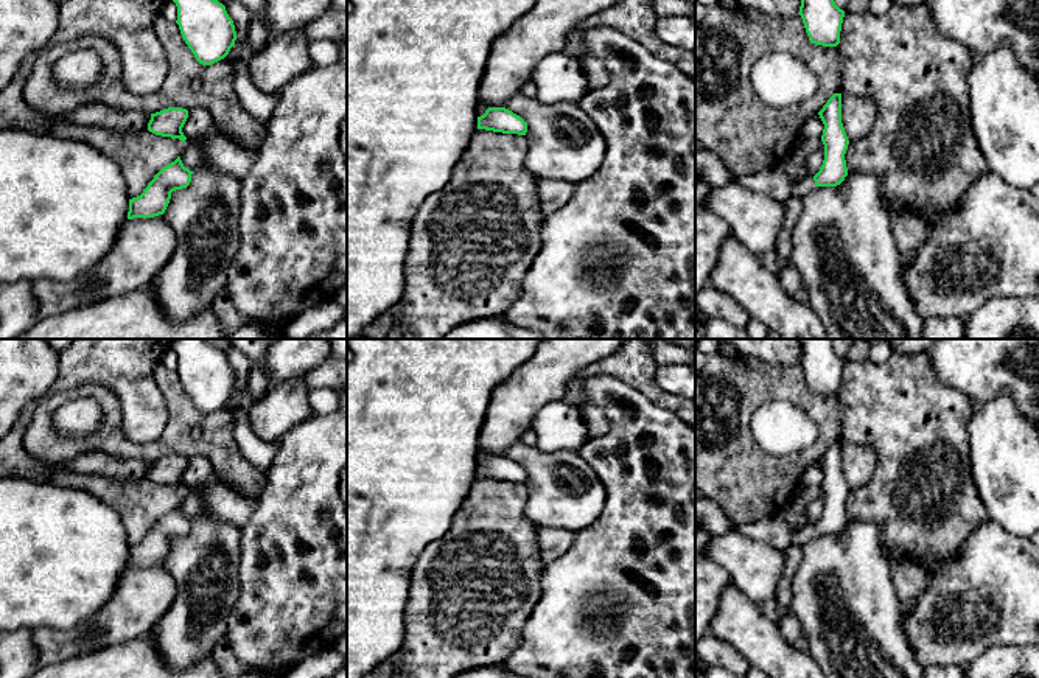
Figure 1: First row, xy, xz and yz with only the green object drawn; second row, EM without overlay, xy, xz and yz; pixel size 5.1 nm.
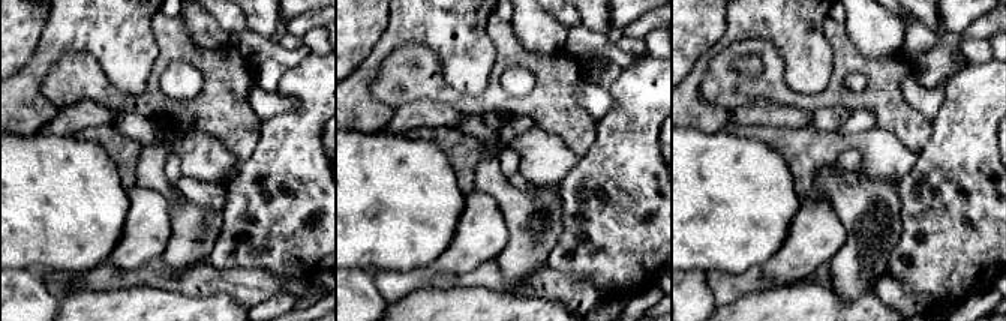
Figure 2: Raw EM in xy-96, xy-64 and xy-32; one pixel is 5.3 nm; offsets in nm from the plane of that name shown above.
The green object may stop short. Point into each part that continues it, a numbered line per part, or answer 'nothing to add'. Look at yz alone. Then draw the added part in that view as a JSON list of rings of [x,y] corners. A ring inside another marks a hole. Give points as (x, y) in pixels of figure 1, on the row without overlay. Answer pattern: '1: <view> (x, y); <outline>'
1: yz (775, 531); [[[781,512],[756,522],[743,524],[737,530],[782,552],[785,552],[790,546],[803,547],[817,535],[812,524],[803,527],[801,530],[795,530]]]

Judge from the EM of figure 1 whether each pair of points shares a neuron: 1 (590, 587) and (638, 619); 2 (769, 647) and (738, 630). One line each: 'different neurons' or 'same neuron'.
1: same neuron
2: same neuron

